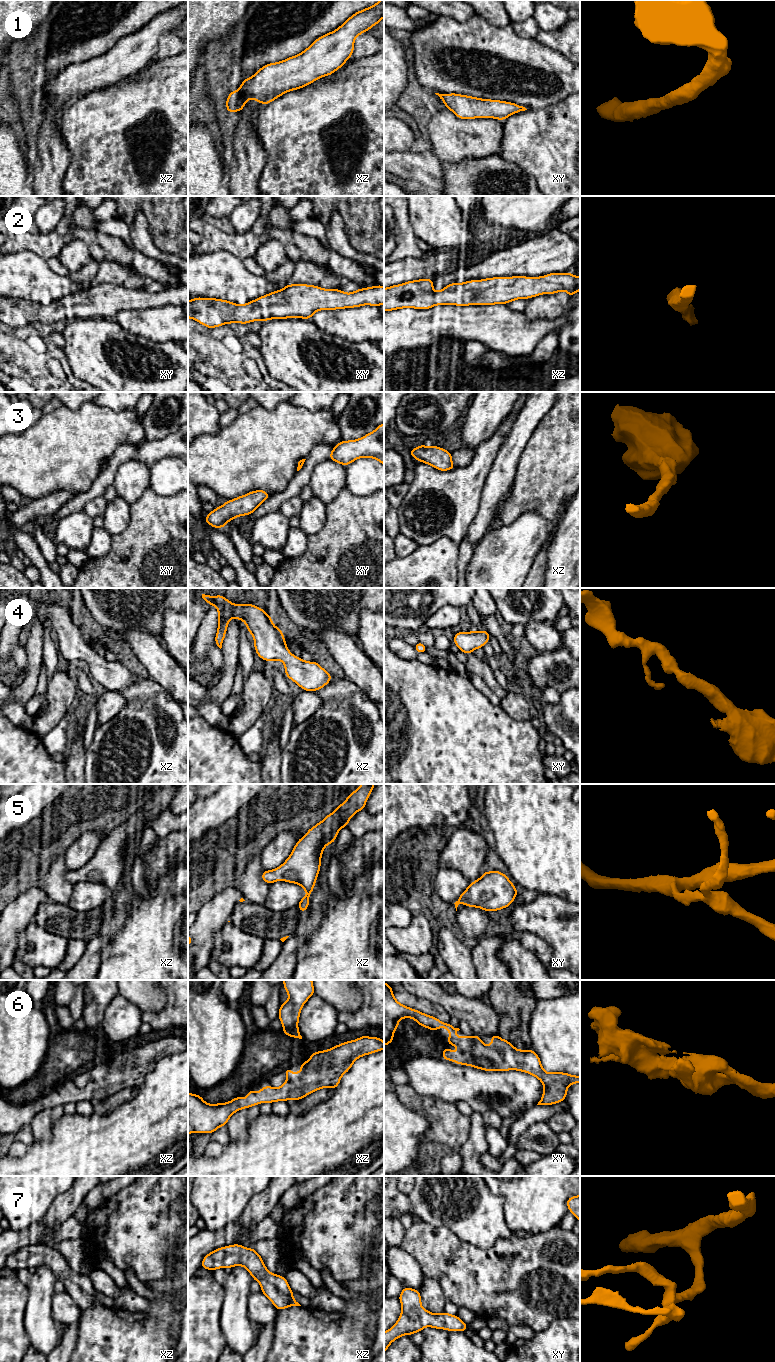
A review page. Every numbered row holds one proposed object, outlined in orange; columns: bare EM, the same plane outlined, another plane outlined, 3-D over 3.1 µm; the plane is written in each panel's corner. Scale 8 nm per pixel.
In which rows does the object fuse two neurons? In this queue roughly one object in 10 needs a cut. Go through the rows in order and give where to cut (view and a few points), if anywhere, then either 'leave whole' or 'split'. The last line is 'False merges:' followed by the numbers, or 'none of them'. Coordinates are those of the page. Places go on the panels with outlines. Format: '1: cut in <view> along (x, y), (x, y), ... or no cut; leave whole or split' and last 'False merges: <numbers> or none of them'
1: no cut; leave whole
2: no cut; leave whole
3: no cut; leave whole
4: no cut; leave whole
5: no cut; leave whole
6: no cut; leave whole
7: no cut; leave whole
False merges: none of them

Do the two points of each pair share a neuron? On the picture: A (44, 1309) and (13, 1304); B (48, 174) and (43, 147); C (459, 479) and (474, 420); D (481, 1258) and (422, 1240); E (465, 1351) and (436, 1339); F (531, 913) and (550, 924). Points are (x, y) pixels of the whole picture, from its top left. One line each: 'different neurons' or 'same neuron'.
A: different neurons
B: same neuron
C: different neurons
D: same neuron
E: same neuron
F: same neuron

